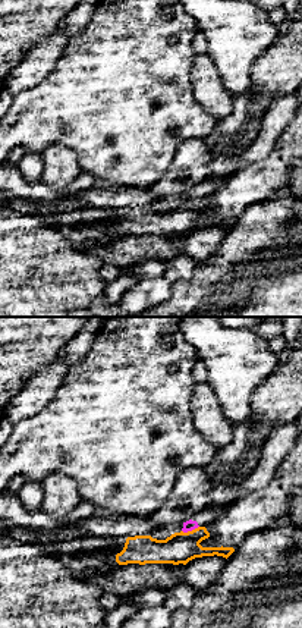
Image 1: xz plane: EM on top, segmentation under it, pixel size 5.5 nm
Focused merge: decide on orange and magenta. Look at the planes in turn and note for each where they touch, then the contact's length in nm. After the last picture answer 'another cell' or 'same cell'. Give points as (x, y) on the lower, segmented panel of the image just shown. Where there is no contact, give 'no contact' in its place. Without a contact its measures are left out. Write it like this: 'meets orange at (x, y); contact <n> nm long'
meets orange at (189, 531); contact 100 nm long

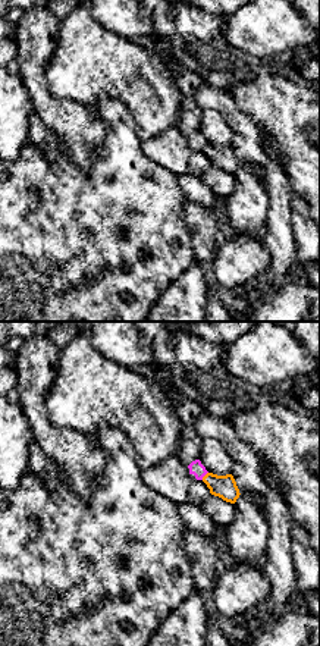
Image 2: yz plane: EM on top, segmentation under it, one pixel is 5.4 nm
meets orange at (204, 476); contact 60 nm long

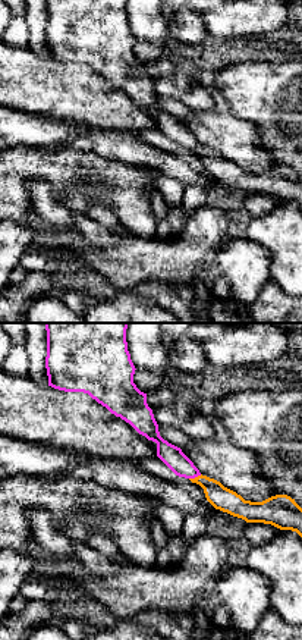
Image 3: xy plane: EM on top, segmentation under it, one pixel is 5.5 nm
meets orange at (195, 477); contact 80 nm long

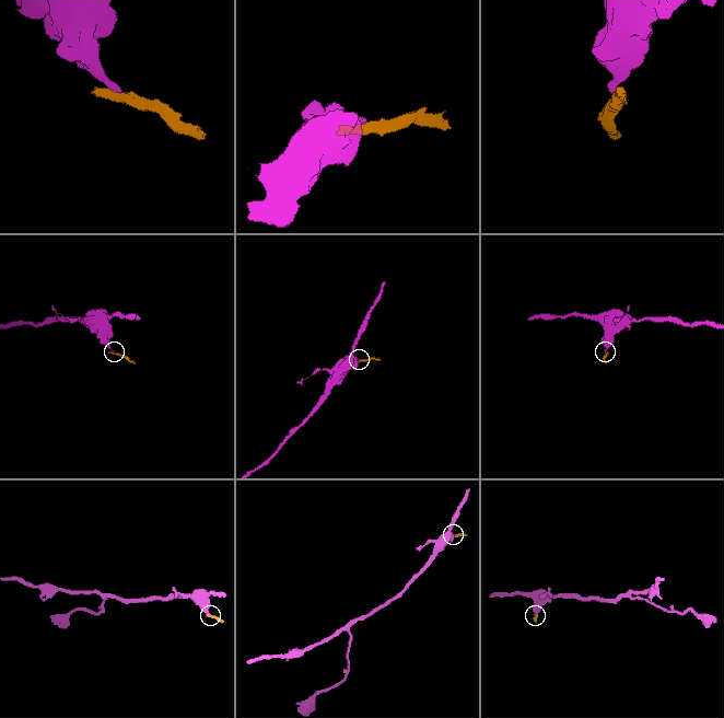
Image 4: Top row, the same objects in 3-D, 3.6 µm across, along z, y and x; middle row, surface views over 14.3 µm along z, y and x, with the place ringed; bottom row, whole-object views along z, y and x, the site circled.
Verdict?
another cell

